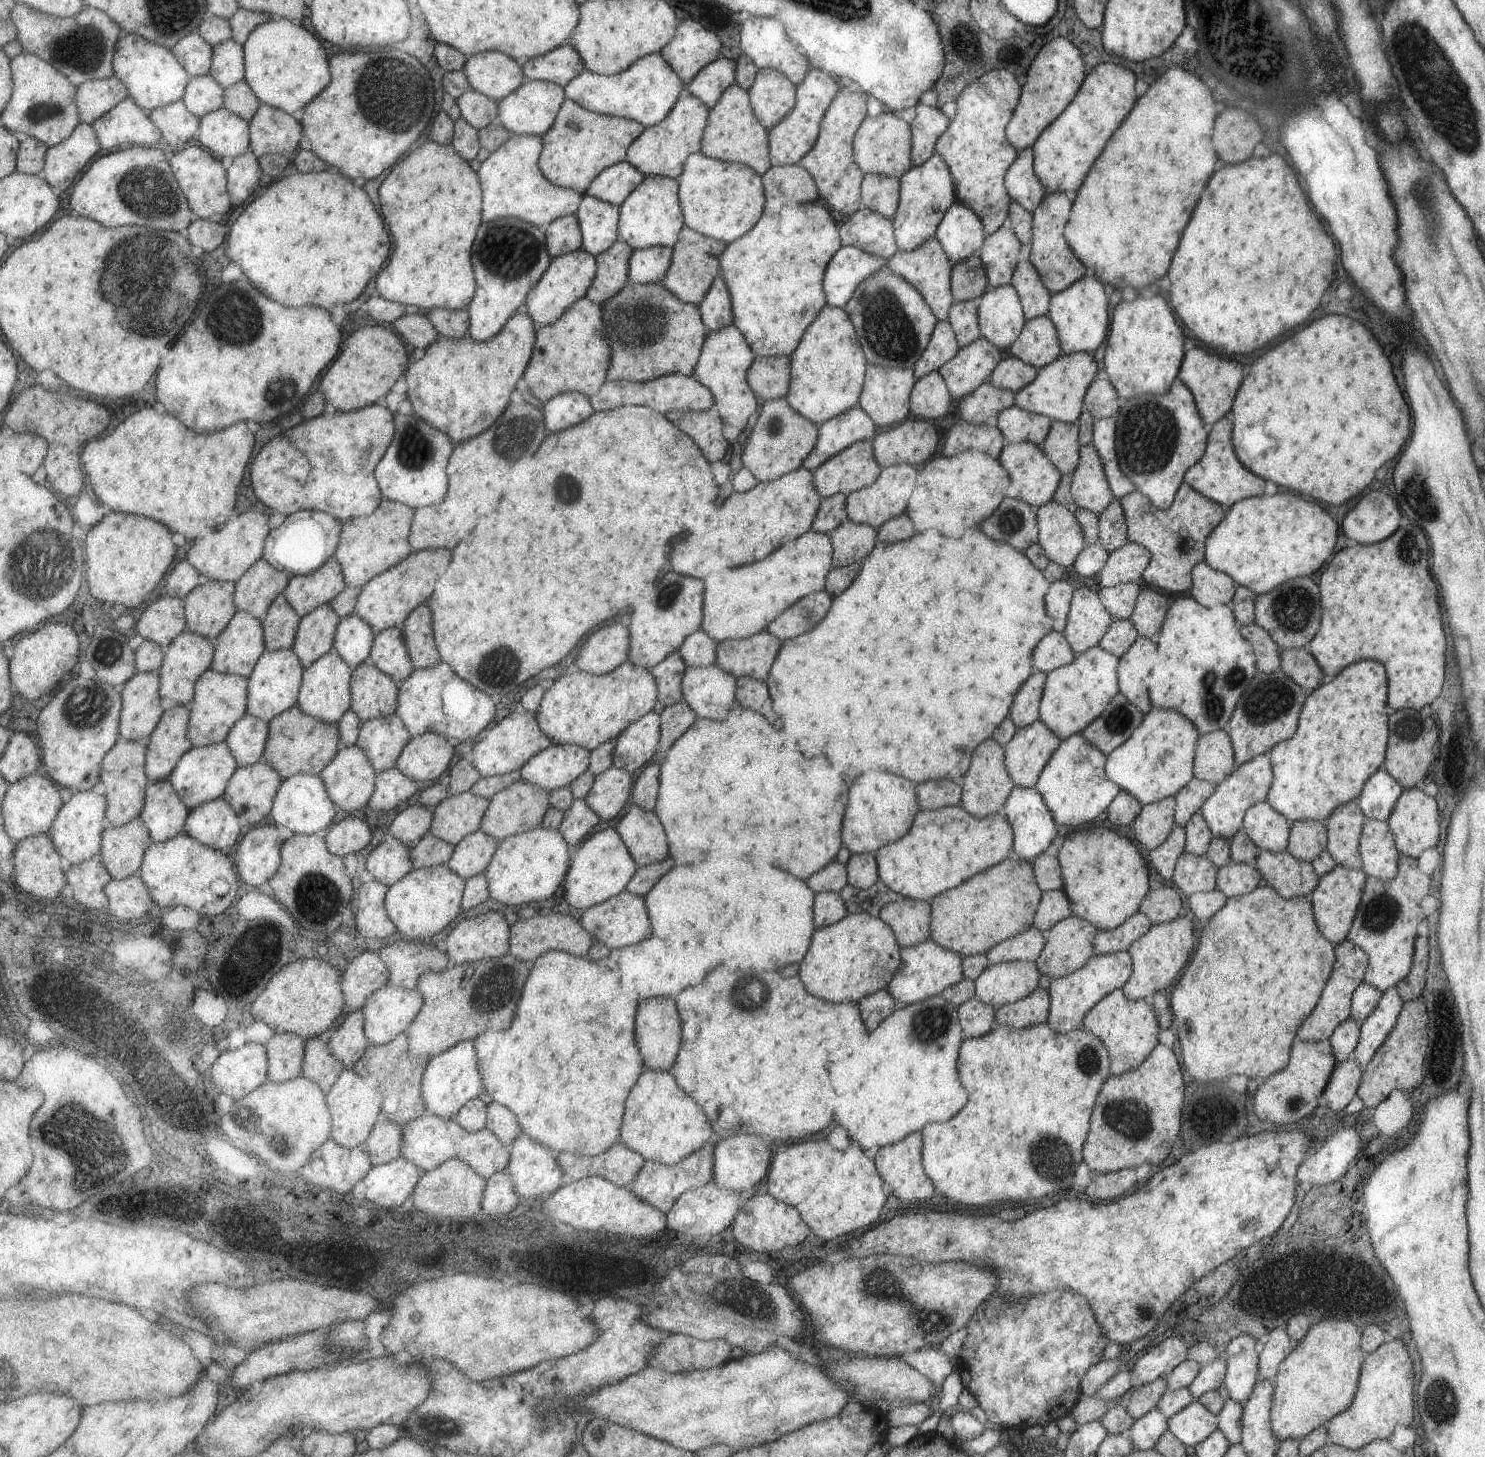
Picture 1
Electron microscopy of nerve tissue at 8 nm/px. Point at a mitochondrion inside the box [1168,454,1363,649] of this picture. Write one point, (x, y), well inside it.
(1292, 609)

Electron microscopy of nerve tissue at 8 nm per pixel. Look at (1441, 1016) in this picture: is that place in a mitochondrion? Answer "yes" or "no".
yes

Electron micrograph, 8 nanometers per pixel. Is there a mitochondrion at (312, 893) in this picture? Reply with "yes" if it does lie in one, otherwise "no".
yes

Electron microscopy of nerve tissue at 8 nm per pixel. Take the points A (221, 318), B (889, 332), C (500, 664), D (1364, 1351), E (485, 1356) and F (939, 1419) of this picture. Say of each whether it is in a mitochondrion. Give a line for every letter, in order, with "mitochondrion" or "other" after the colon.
A: mitochondrion
B: mitochondrion
C: mitochondrion
D: other
E: other
F: other

